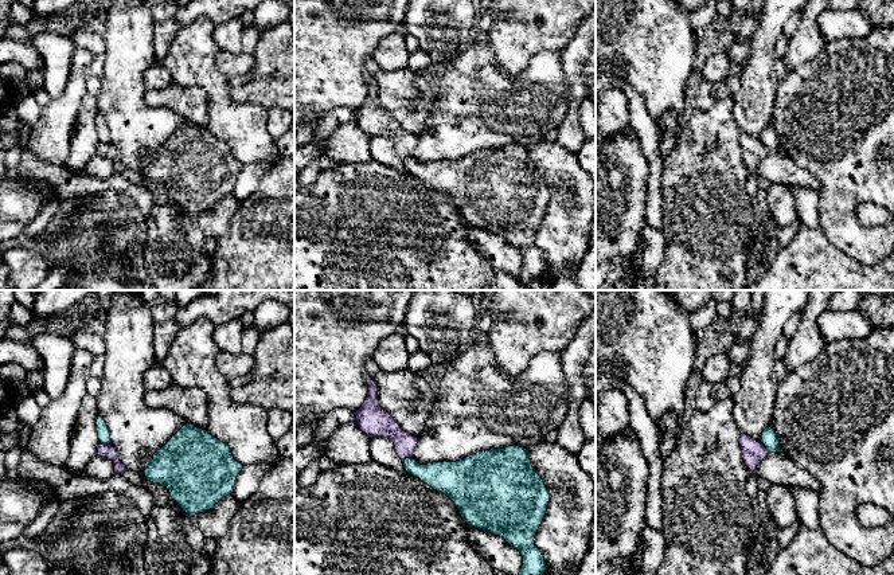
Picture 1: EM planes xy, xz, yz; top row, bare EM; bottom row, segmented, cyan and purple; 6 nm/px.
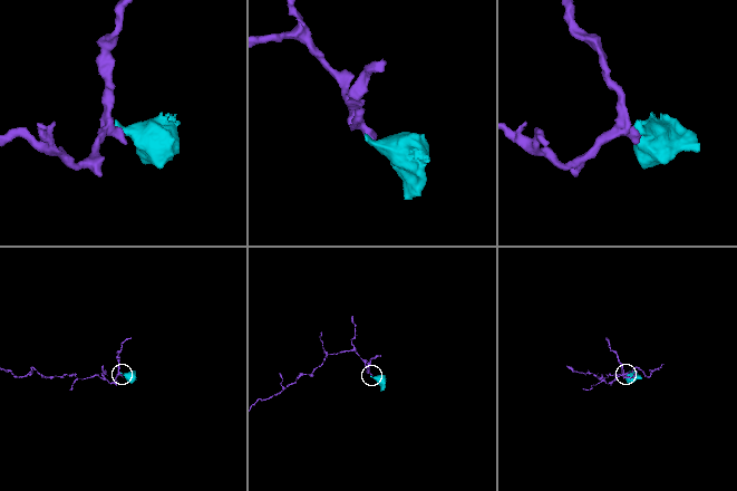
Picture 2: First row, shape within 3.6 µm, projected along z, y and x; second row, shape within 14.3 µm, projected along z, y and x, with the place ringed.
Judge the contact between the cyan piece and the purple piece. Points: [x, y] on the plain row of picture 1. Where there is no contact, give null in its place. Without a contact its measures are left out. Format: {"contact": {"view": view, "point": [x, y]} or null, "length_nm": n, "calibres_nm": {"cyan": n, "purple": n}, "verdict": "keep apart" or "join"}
{"contact": {"view": "xy", "point": [106, 143]}, "length_nm": 70, "calibres_nm": {"cyan": 80, "purple": 80}, "verdict": "keep apart"}

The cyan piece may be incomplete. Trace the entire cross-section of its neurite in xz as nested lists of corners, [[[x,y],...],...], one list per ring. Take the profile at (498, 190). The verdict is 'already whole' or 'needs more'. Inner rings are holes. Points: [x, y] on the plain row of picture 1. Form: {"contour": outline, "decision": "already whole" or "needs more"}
{"contour": [[[520,145],[491,148],[456,161],[421,164],[414,157],[402,160],[409,173],[446,193],[466,223],[503,236],[522,253],[523,263],[516,279],[526,290],[534,279],[544,274],[546,261],[534,238],[546,215],[550,193],[532,167],[527,148]]], "decision": "already whole"}

